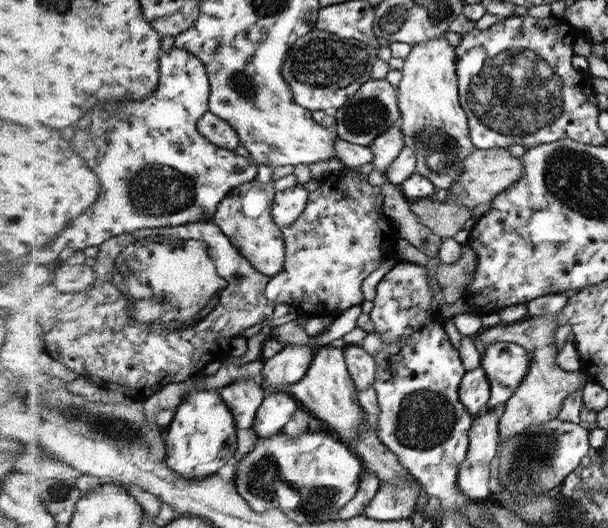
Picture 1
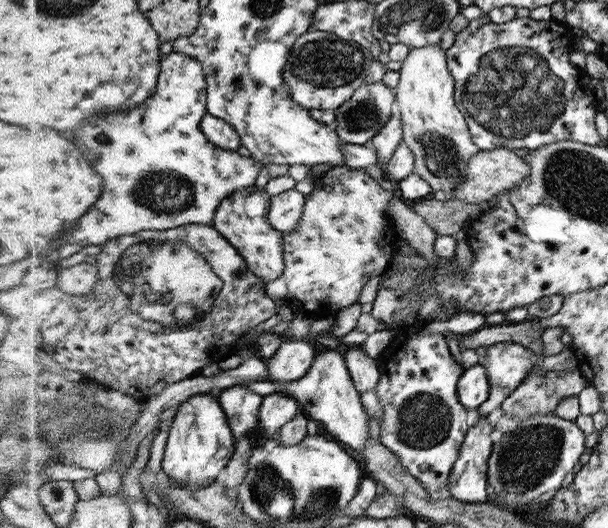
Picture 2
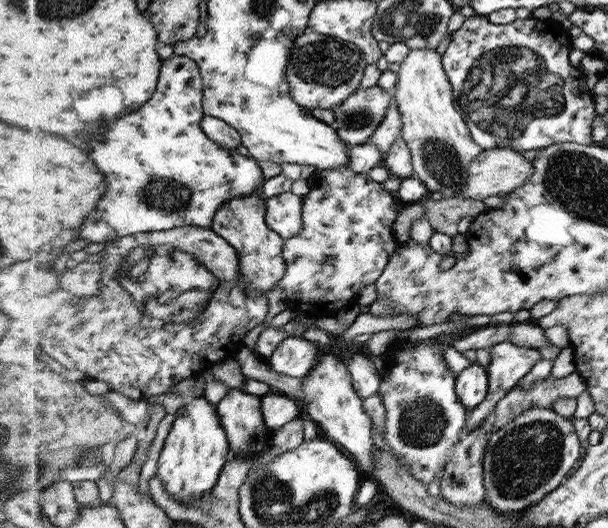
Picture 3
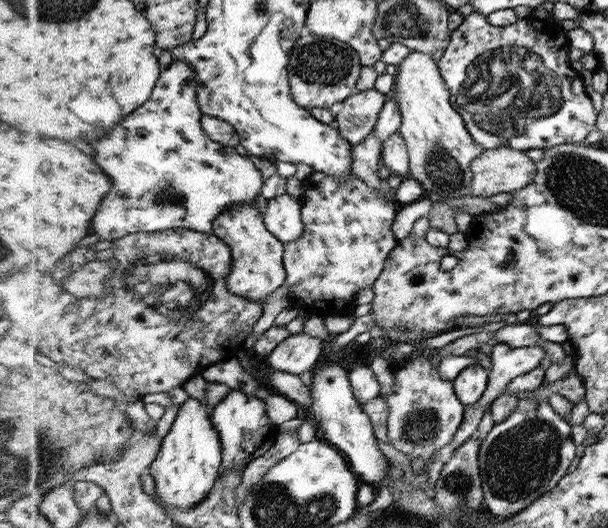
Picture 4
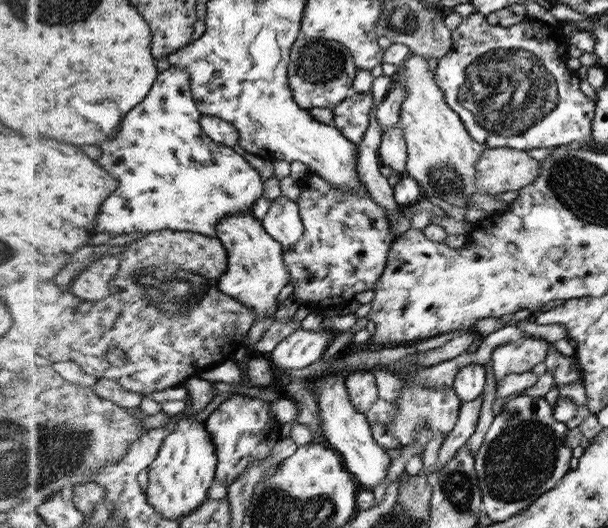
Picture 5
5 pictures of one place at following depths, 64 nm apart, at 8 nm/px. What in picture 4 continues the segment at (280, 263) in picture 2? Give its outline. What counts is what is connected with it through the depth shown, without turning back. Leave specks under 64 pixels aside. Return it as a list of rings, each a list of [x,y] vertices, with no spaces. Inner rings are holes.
[[[251,200],[223,212],[215,223],[214,232],[233,250],[233,271],[227,279],[230,292],[266,304],[287,280],[287,269],[283,263],[285,243],[267,227],[265,213],[257,207],[257,201]]]

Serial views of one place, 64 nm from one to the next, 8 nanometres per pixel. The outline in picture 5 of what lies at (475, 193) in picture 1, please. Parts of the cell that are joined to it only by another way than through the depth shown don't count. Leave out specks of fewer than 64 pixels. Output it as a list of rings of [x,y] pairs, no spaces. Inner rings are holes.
[[[486,149],[476,162],[476,193],[500,195],[520,191],[535,182],[541,171],[541,163],[520,149]]]

